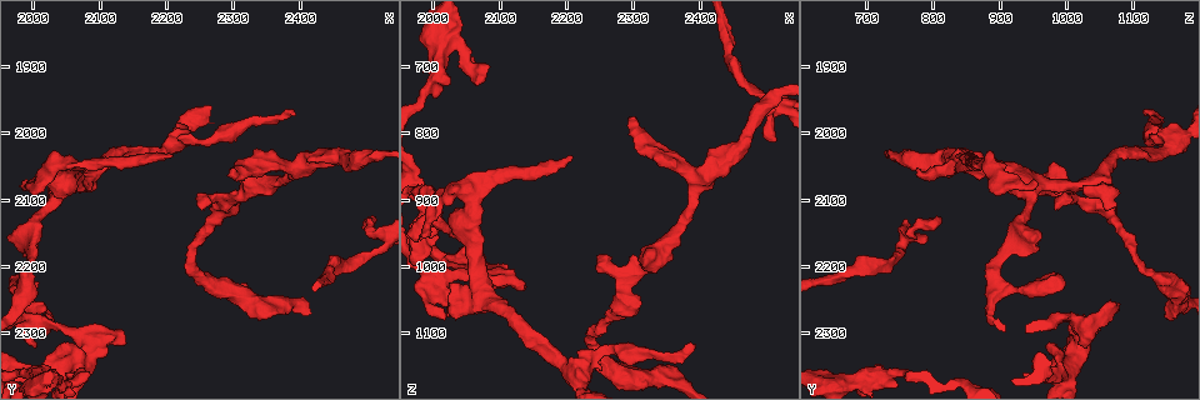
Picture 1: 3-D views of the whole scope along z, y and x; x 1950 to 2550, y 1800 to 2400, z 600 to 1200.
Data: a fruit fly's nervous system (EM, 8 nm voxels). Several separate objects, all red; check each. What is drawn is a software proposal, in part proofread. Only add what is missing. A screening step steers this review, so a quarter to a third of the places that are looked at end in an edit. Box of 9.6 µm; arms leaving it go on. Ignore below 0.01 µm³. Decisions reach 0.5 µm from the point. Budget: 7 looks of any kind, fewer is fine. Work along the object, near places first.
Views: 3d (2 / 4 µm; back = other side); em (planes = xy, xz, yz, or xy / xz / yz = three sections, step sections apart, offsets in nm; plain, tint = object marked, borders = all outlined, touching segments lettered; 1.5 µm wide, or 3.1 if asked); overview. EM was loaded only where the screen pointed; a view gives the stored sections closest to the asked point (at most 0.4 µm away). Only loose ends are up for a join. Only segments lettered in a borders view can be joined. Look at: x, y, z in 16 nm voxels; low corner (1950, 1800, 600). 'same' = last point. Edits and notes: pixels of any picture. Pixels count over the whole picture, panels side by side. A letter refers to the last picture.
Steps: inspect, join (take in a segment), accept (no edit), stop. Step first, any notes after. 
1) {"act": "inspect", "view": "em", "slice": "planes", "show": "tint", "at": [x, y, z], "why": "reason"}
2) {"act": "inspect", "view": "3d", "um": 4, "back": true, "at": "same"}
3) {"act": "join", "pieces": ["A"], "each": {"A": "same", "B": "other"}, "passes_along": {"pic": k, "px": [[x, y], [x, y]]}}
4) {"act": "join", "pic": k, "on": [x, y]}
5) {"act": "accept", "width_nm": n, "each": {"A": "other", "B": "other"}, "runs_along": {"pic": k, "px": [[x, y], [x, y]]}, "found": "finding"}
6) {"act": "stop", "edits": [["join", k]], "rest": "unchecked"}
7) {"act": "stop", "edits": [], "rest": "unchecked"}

{"act": "inspect", "view": "3d", "um": 2, "at": [1995, 2165, 955], "why": "free end"}

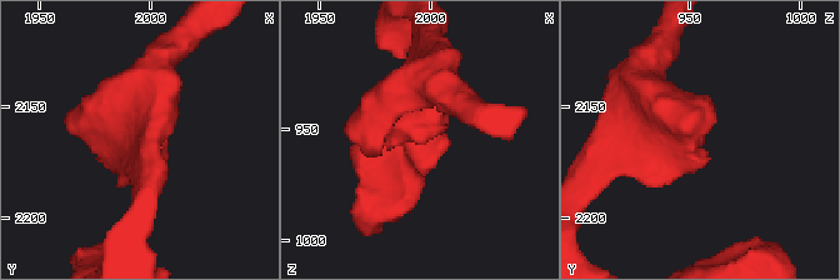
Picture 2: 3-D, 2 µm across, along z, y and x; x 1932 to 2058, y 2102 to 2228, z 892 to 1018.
{"act": "inspect", "view": "em", "slice": "xy", "step": 8, "show": "plain", "at": [1999, 2165, 955], "why": "need the tissue"}

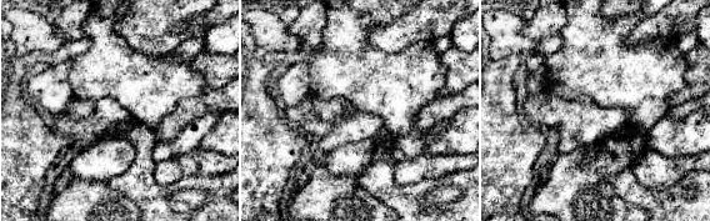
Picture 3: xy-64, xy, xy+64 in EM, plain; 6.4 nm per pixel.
{"act": "inspect", "view": "em", "slice": "xy", "step": 8, "show": "borders", "at": "same"}

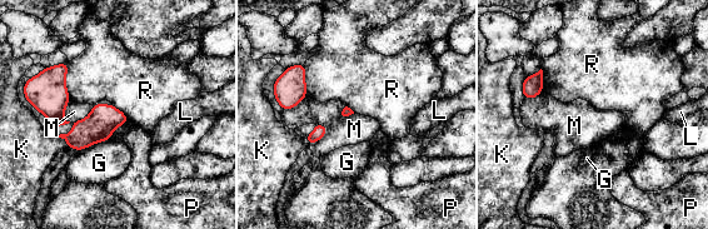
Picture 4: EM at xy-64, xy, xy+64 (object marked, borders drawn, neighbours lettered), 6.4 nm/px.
{"act": "accept", "each": {"G": "other", "K": "other", "L": "other", "M": "other", "P": "other", "R": "other"}, "runs_along": {"pic": 4, "px": [[43, 101], [63, 122], [123, 120]]}, "found": "no lettered segment goes on from it"}

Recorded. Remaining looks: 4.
{"act": "inspect", "view": "em", "slice": "planes", "show": "borders", "at": [2055, 2355, 935], "why": "an open end"}

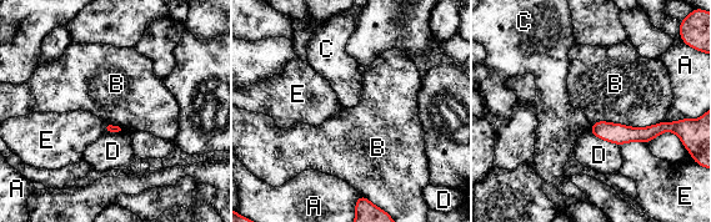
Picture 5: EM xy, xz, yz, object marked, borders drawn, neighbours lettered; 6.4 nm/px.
{"act": "accept", "each": {"A": "other", "B": "other", "C": "other", "D": "other", "E": "other"}, "runs_along": {"pic": 5, "px": [[665, 126], [647, 134], [592, 129]]}, "found": "none of them fits"}

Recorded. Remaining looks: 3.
{"act": "inspect", "view": "3d", "um": 2, "at": [2300, 2055, 780], "why": "branch stops here"}

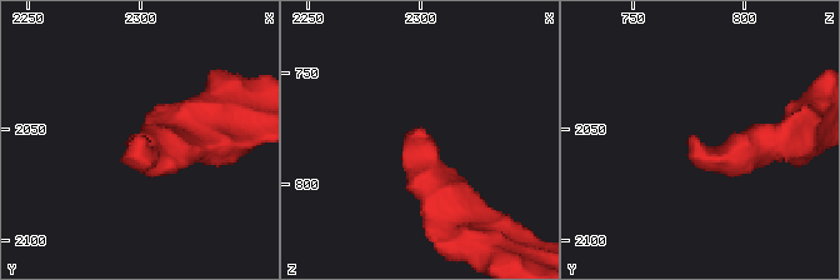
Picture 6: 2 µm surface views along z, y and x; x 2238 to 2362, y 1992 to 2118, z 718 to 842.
{"act": "inspect", "view": "em", "slice": "planes", "show": "borders", "at": [2302, 2054, 778], "why": "shape alone is not enough"}

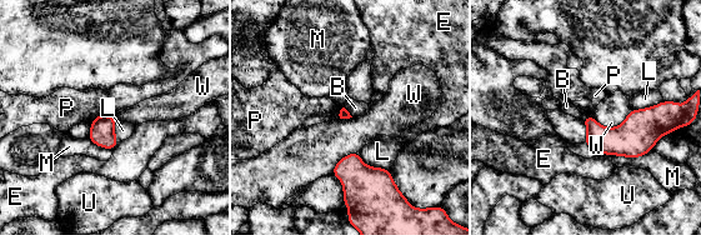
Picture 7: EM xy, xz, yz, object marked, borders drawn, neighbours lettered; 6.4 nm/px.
{"act": "accept", "longest_contact_nm": ["W", 280], "each": {"B": "other", "E": "other", "L": "other", "M": "other", "P": "other", "U": "other", "W": "other"}, "border": {"pic": 7, "px": [[631, 110], [612, 128], [590, 114]]}, "found": "no lettered segment goes on from it"}

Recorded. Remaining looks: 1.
{"act": "stop", "edits": [], "rest": "unchecked"}

